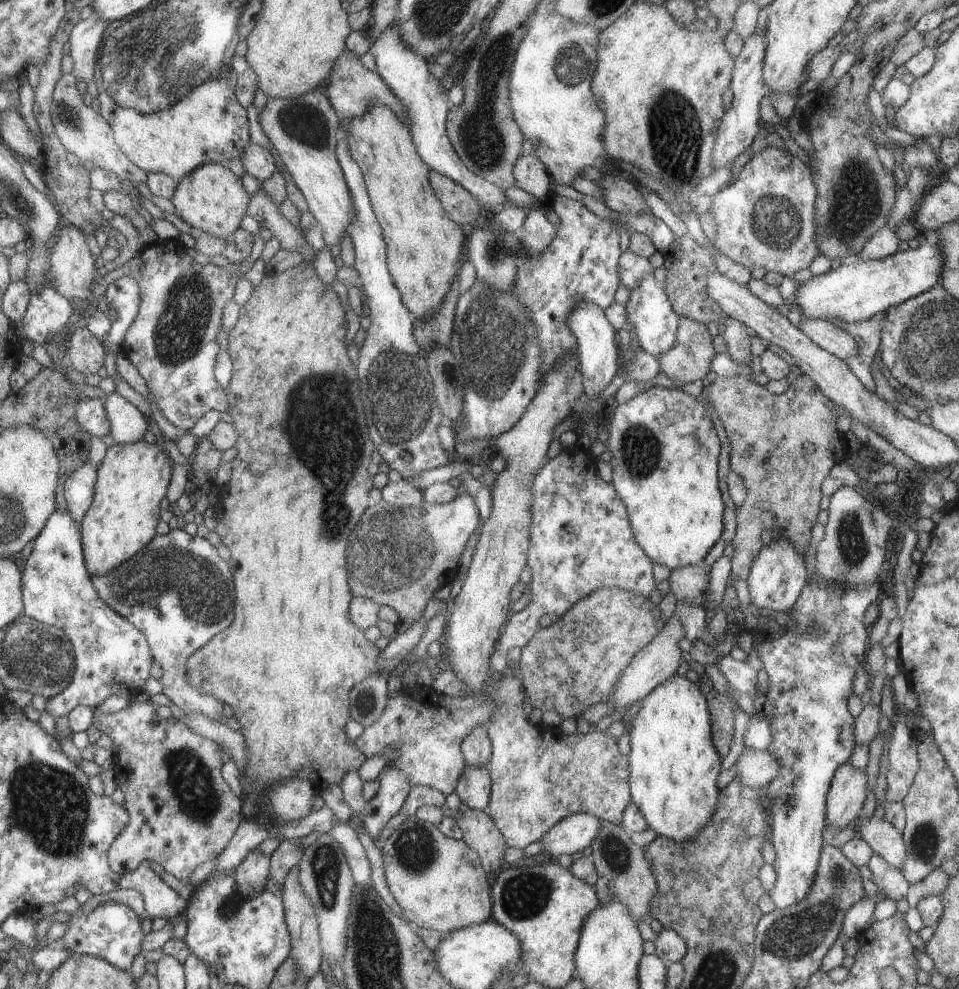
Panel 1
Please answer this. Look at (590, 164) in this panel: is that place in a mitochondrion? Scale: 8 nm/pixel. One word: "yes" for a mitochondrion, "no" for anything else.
no

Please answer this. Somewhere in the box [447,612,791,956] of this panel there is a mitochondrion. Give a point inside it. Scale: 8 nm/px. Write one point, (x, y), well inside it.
(522, 896)

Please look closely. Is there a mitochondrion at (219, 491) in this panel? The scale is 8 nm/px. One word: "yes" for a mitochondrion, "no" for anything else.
no

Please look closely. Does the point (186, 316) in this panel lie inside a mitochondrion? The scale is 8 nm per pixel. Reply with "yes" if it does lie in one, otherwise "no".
yes

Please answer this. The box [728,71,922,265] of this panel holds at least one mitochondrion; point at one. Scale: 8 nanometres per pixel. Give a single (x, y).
(854, 199)

